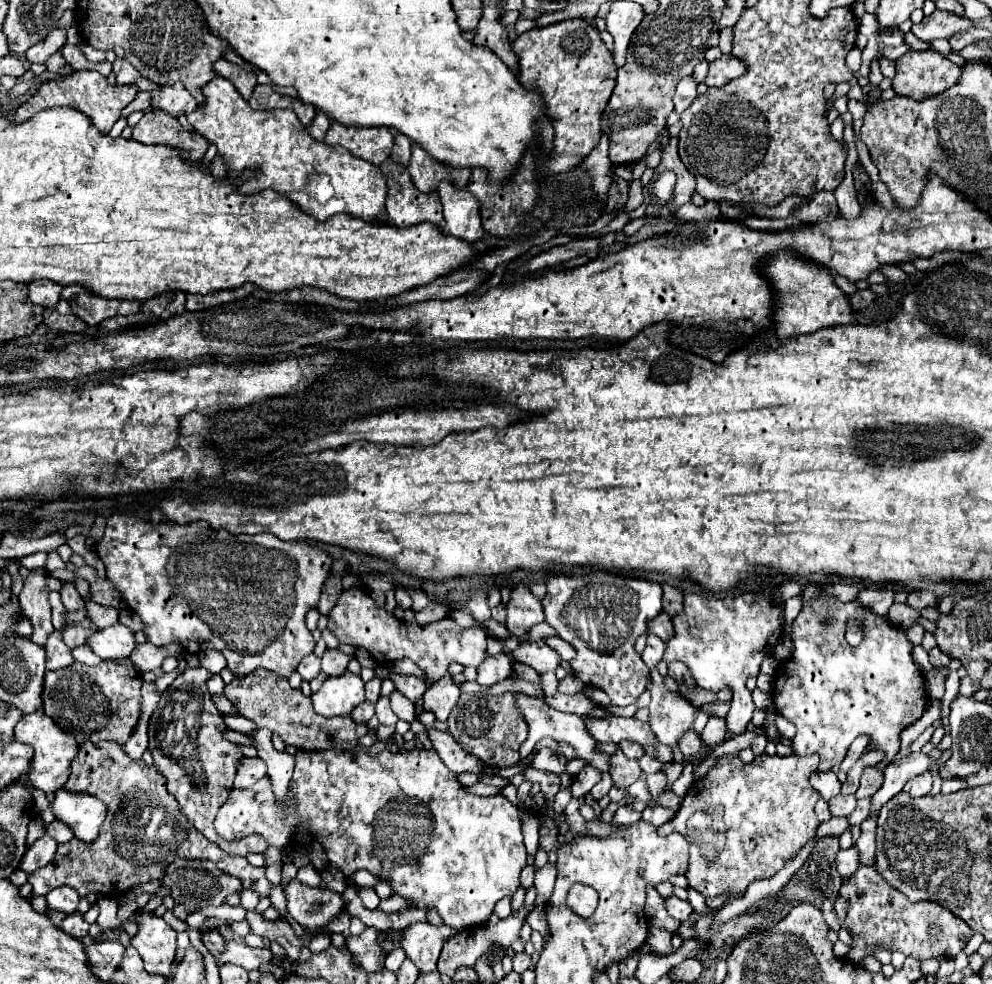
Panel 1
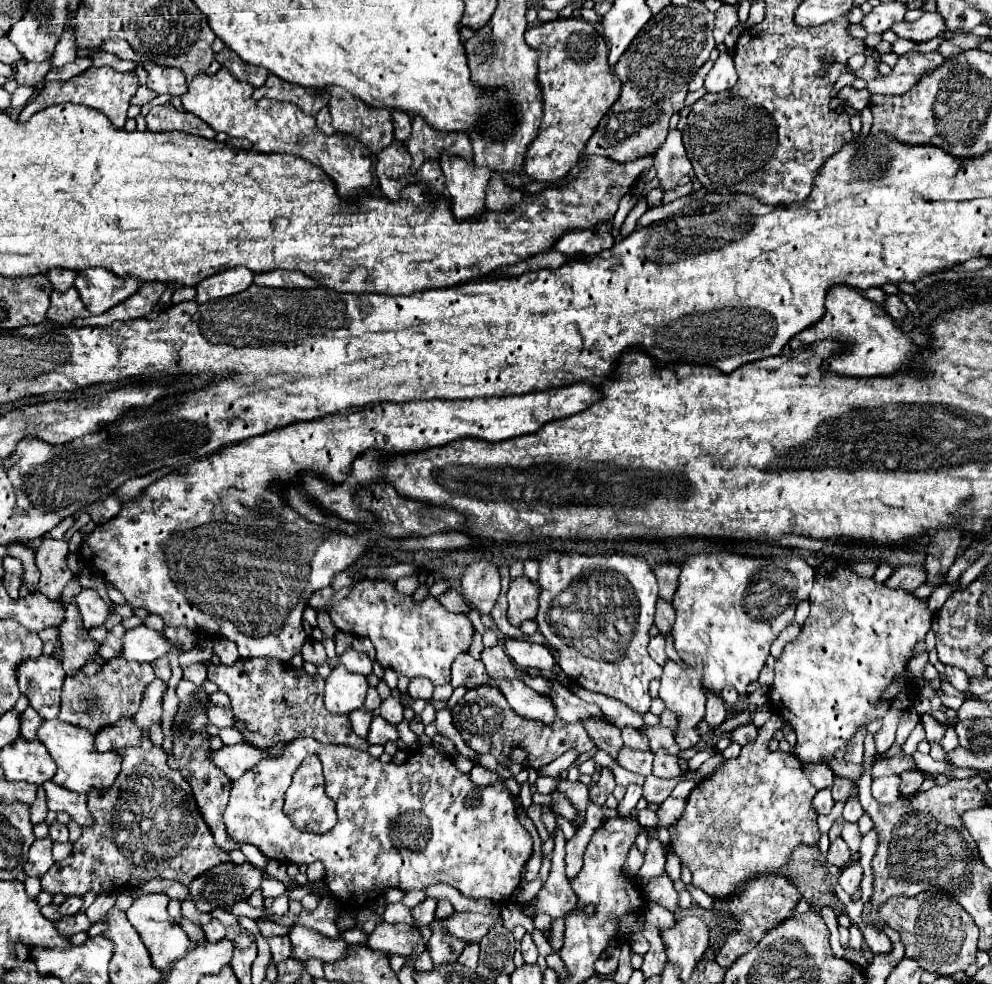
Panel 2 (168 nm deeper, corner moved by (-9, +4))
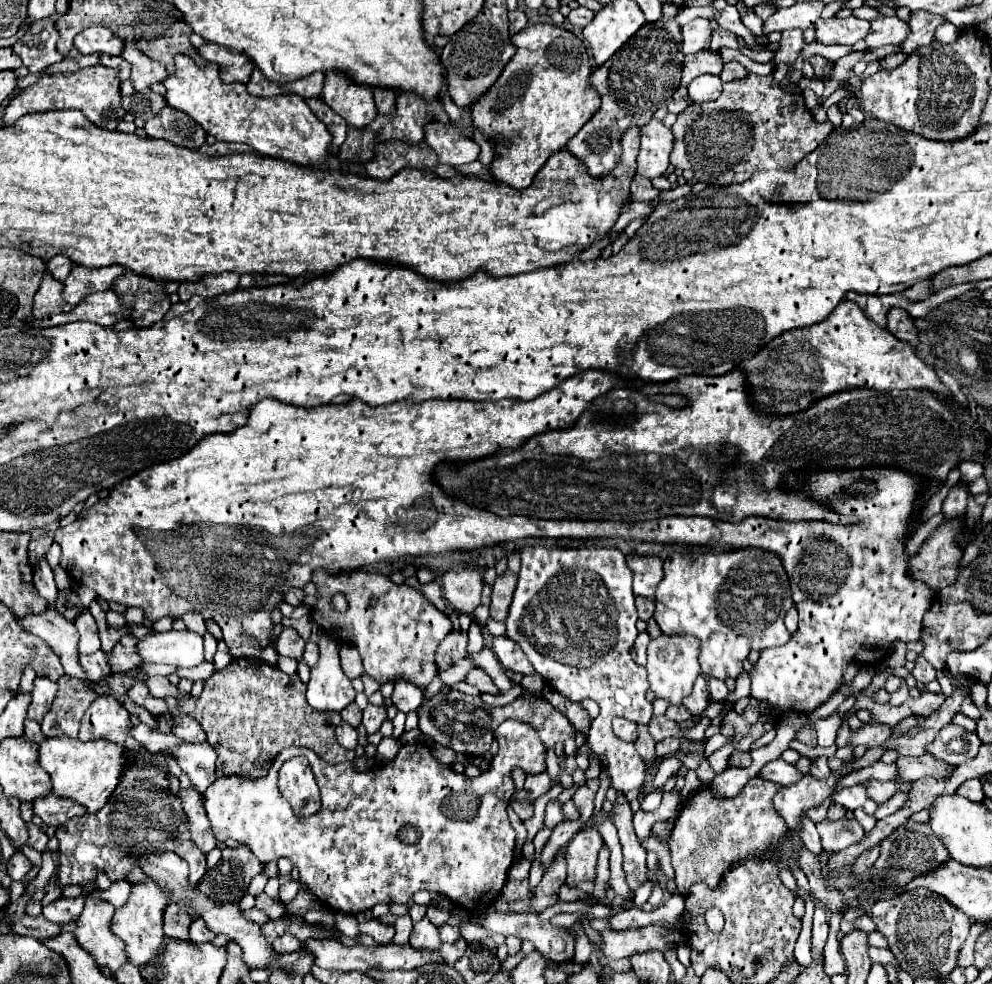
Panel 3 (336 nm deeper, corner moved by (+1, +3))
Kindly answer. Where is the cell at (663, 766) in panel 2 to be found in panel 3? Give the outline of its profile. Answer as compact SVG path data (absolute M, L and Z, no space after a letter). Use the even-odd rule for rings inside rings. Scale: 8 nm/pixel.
M640 726L638 732L640 732L640 734L638 734L634 746L636 746L638 754L640 754L644 760L652 760L652 758L654 758L654 746L656 746L656 740L650 736L648 726Z

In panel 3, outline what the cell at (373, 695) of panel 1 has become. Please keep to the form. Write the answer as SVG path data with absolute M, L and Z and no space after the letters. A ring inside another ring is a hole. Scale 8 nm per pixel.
M352 702L350 706L346 706L346 708L340 712L340 716L342 716L342 722L358 728L358 726L360 726L360 720L362 720L362 710Z

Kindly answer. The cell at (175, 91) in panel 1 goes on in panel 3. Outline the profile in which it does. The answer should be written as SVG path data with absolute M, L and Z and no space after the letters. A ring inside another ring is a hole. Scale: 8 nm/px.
M124 42L124 48L122 48L122 54L120 54L124 60L128 60L132 64L132 86L136 90L142 90L142 88L150 88L150 84L154 82L162 82L168 74L166 74L166 68L154 60L150 60L148 56L144 56L134 42Z

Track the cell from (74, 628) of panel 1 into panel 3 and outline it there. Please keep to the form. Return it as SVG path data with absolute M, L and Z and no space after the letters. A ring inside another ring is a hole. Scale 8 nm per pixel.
M124 636L114 646L114 650L110 652L110 668L114 672L118 672L118 670L126 672L130 668L138 668L144 662L142 656L136 650L136 644L138 644L138 638L136 636Z

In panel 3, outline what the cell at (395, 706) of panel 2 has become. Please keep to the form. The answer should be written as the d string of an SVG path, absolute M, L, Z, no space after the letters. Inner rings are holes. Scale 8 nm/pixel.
M368 704L362 710L362 726L366 728L368 734L374 734L380 730L380 724L386 720L386 708L384 706L374 706Z

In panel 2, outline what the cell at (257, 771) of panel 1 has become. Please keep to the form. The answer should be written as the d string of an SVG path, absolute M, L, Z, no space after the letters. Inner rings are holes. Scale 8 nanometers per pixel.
M248 743L224 745L222 749L218 749L218 753L212 755L212 759L216 759L216 765L224 769L224 773L230 775L230 779L238 779L244 775L244 771L256 767L258 761L264 759L264 751Z

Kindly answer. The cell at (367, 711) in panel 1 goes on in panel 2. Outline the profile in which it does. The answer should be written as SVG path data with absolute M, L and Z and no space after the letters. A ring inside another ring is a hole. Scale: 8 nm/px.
M360 707L360 709L352 711L348 717L350 717L350 723L352 723L354 733L356 733L356 735L360 735L360 737L366 737L366 735L368 735L368 731L370 731L372 713L370 713L370 711L366 711L364 707Z

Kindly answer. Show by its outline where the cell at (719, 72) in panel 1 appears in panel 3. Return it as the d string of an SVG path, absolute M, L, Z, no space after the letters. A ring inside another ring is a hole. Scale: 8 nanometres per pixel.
M702 74L694 78L686 88L688 88L688 98L692 102L710 102L722 94L722 80L718 76Z

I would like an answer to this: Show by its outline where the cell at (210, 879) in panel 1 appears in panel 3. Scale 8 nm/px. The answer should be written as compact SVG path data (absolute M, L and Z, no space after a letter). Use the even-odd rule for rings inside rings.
M240 844L238 848L226 848L220 864L208 870L196 888L214 900L220 900L220 904L238 902L246 894L250 880L262 872L262 868L264 864L248 846Z

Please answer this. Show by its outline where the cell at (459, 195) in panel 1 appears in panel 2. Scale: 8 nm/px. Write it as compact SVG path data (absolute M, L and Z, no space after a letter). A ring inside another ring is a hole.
M442 155L440 165L446 177L446 191L456 221L470 221L486 211L486 187L490 171L474 167L472 161Z

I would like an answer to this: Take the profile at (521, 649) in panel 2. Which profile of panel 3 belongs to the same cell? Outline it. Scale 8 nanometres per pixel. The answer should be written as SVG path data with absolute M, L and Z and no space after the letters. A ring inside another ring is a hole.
M506 636L494 638L492 648L494 648L496 658L500 660L500 664L506 670L512 670L512 672L522 674L522 676L534 674L534 668L530 668L530 662L526 660L526 654L520 652L520 648L512 640L506 640Z

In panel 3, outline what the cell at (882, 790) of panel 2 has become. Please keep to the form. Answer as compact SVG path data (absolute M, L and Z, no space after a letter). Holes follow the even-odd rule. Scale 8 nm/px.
M860 784L856 786L844 786L842 790L838 790L834 796L832 796L832 802L840 804L840 806L846 806L846 808L858 808L866 802L866 792Z

